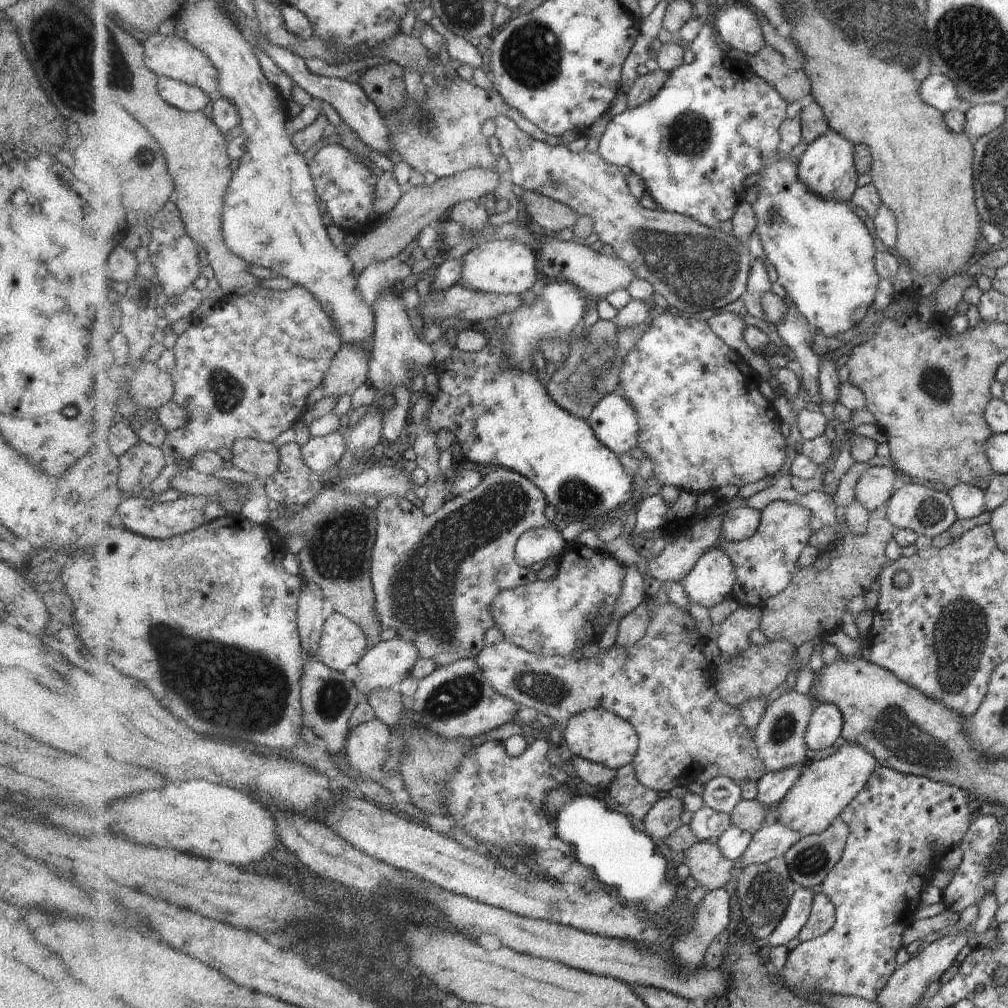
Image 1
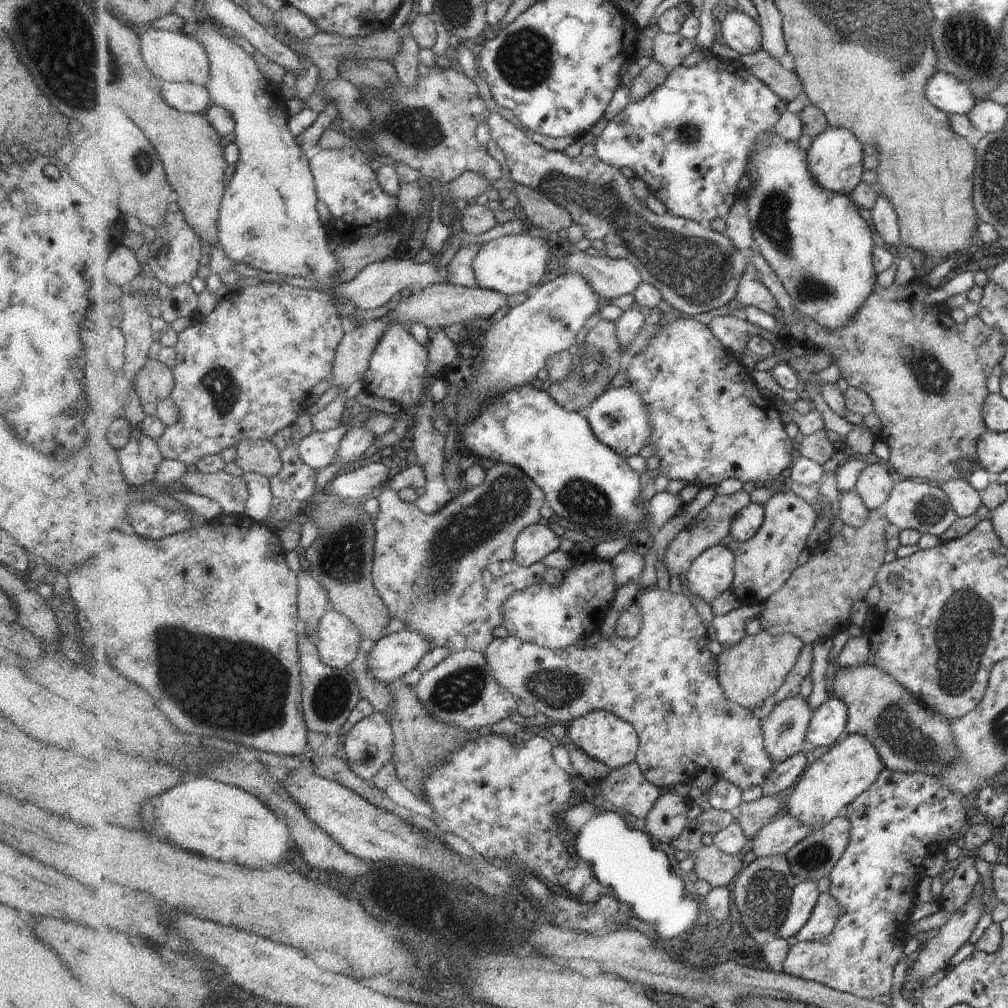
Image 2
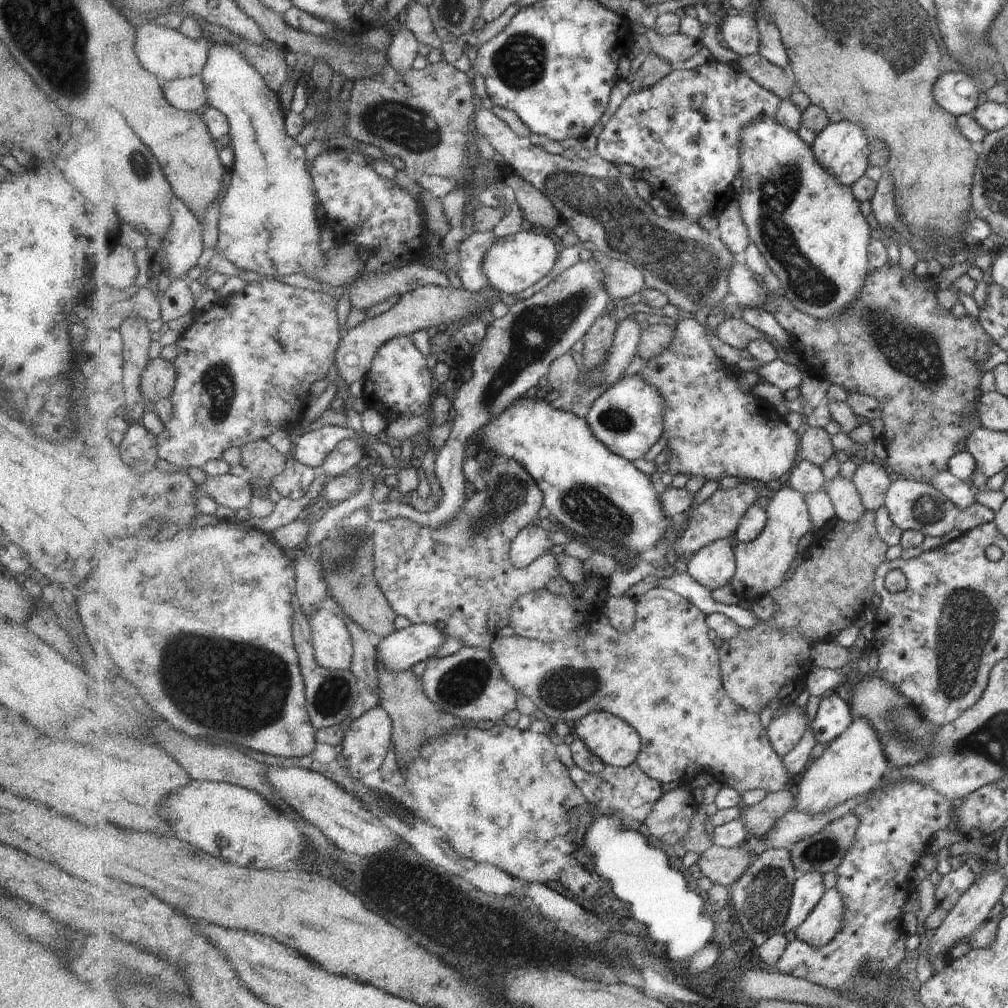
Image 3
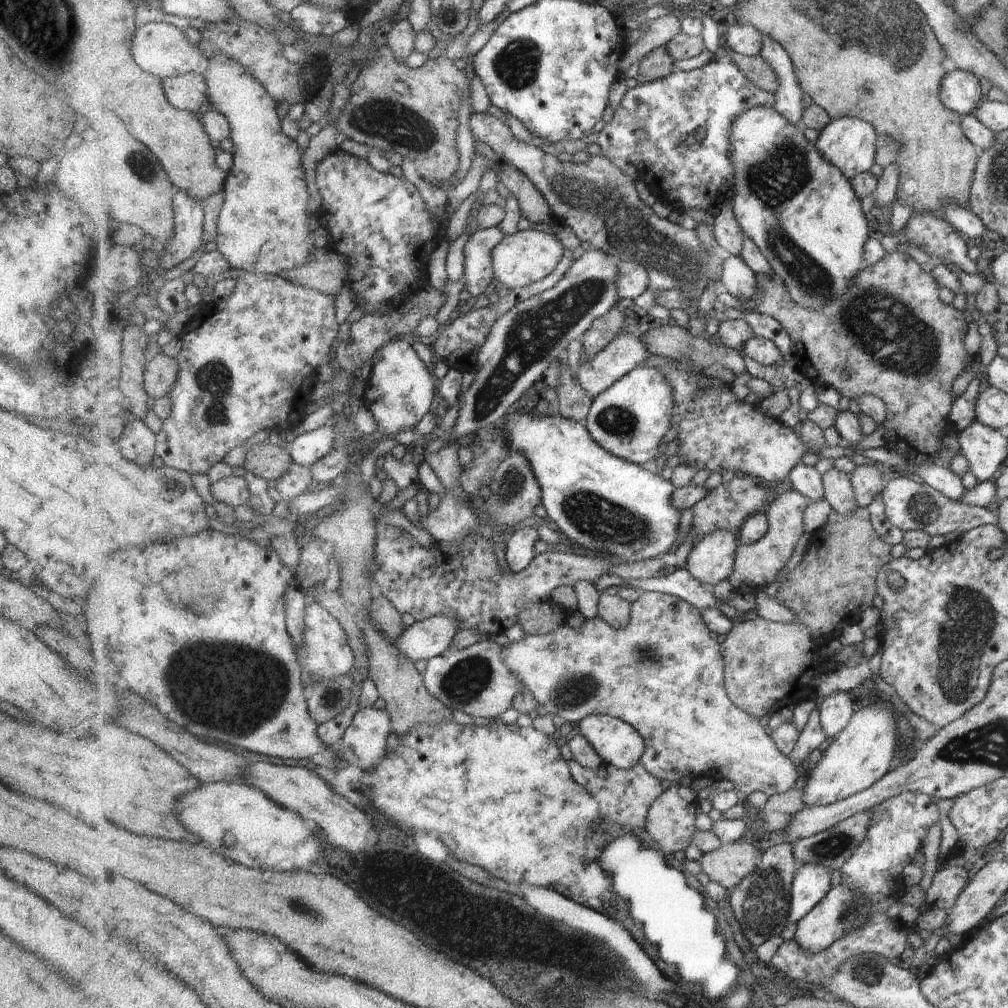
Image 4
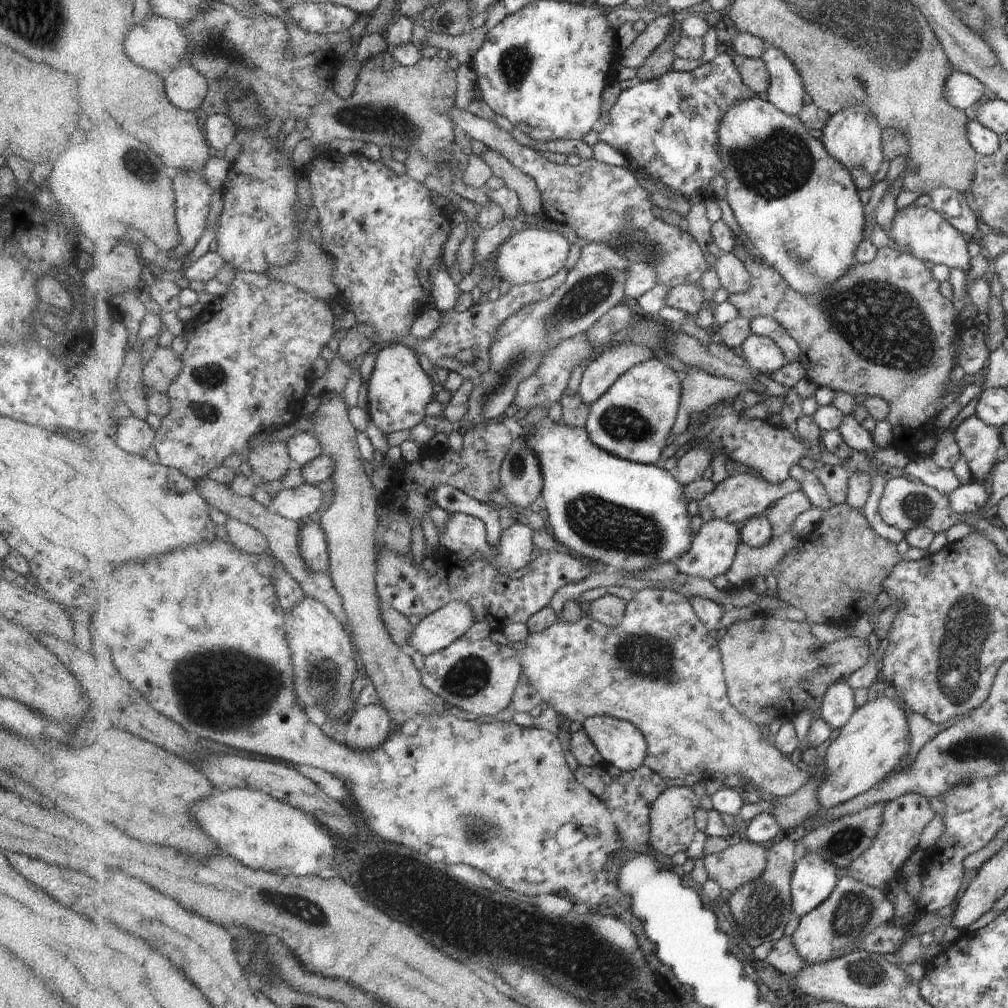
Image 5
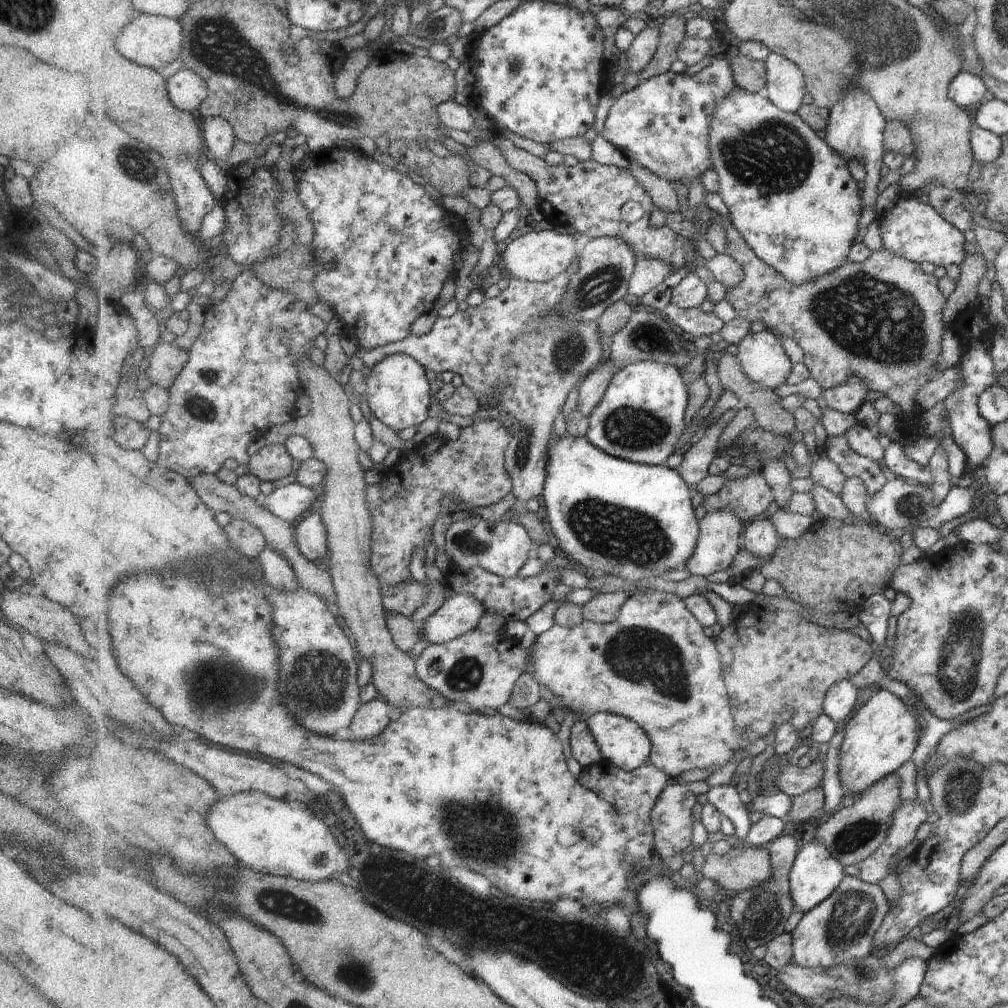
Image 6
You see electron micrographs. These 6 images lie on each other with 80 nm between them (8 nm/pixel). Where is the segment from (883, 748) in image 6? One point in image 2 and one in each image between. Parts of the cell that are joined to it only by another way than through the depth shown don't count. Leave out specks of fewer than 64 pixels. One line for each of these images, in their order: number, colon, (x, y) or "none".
2: (830, 783)
3: (852, 766)
4: (857, 758)
5: (866, 750)

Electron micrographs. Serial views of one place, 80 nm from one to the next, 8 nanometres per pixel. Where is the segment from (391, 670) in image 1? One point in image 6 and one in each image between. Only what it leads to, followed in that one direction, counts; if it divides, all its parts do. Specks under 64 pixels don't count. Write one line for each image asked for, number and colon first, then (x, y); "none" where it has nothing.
2: (395, 655)
3: (400, 651)
4: (424, 640)
5: (436, 632)
6: (463, 613)

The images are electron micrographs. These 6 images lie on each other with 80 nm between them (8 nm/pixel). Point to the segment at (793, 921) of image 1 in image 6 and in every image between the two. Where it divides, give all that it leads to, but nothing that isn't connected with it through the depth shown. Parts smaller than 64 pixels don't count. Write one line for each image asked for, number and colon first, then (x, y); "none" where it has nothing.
2: (805, 897)
3: (809, 890)
4: (812, 884)
5: (814, 879)
6: (816, 875)

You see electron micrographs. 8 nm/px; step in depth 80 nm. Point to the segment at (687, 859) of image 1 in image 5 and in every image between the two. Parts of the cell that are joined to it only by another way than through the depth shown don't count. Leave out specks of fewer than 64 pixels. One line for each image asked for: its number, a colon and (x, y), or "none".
2: (712, 864)
3: (723, 866)
4: (728, 865)
5: (744, 861)

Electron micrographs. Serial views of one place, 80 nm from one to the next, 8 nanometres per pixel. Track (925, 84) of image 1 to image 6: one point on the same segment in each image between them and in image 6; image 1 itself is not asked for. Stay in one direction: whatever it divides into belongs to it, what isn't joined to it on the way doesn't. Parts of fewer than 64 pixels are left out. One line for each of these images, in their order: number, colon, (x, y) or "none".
2: (945, 92)
3: (955, 91)
4: (960, 90)
5: (962, 90)
6: (965, 89)

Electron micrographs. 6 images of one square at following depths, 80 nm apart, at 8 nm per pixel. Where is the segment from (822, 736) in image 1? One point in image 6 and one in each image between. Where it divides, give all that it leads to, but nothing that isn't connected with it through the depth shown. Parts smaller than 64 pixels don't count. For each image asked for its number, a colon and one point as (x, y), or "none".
2: (829, 723)
3: (834, 717)
4: (836, 711)
5: (838, 707)
6: (841, 699)

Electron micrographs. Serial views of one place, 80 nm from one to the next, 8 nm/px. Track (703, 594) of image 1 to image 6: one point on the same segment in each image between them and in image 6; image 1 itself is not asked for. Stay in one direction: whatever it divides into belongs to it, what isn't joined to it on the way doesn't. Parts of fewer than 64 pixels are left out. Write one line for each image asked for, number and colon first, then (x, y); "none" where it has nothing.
2: (713, 573)
3: (715, 565)
4: (712, 560)
5: (715, 546)
6: (718, 544)

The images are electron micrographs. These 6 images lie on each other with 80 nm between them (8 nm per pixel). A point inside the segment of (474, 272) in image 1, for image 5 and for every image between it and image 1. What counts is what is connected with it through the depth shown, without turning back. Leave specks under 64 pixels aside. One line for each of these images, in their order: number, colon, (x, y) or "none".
2: (510, 265)
3: (514, 263)
4: (520, 259)
5: (531, 255)

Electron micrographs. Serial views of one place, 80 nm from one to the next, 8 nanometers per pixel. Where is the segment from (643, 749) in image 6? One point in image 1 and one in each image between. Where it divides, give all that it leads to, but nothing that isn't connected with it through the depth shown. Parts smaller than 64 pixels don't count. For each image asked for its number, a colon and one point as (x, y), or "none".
1: (600, 736)
2: (605, 737)
3: (618, 744)
4: (618, 742)
5: (623, 746)

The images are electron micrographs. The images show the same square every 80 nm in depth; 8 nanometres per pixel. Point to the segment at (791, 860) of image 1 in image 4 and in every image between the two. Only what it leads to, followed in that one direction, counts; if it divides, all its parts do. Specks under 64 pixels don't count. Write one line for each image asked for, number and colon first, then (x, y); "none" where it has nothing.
2: (815, 857)
3: (824, 852)
4: (832, 848)

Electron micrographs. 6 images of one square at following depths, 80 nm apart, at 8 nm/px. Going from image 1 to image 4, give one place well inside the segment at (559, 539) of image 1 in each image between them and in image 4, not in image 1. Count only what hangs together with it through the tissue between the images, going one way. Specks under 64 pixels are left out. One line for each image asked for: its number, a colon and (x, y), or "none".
2: (535, 542)
3: (532, 542)
4: (520, 550)

